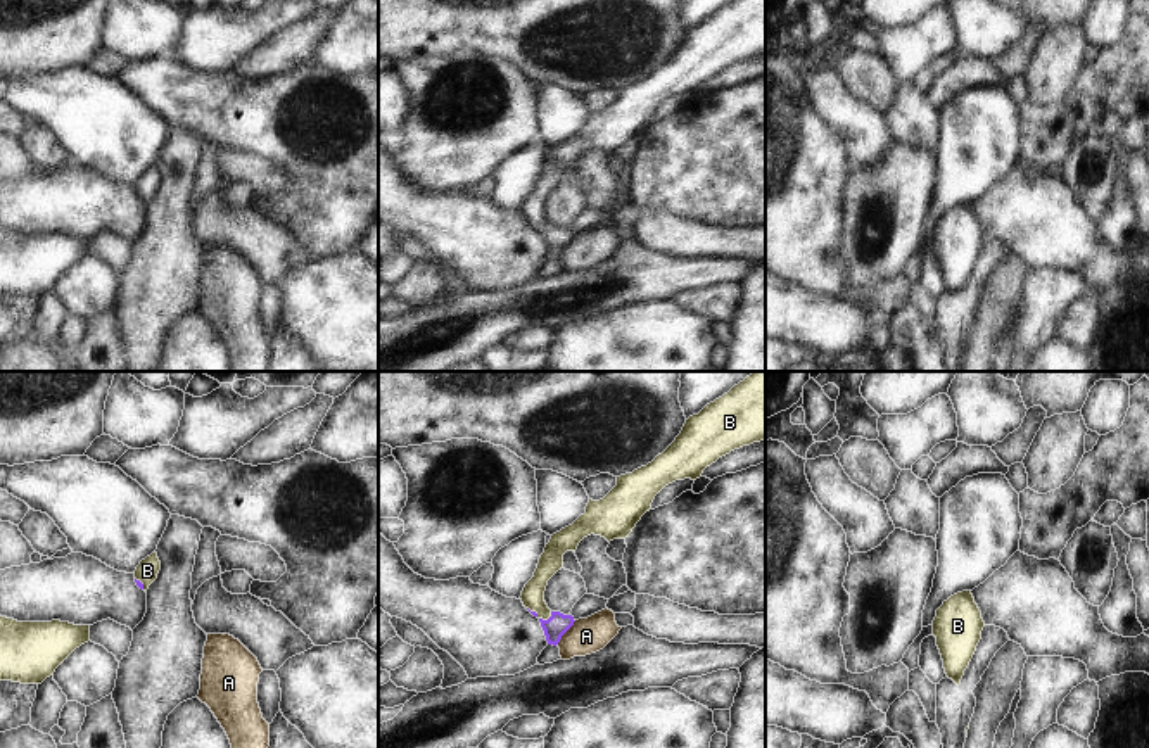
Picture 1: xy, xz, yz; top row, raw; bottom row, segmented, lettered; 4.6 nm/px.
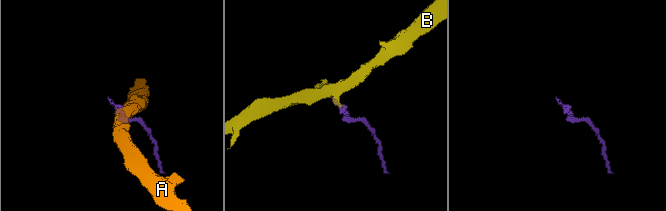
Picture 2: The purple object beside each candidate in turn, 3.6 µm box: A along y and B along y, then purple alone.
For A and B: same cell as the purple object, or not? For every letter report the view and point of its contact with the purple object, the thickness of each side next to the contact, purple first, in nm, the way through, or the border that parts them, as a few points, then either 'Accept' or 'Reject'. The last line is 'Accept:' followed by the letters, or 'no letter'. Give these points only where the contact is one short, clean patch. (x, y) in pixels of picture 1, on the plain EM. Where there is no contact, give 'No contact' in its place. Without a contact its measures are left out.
A: Touches purple at xz (565, 244). Thickness 100 nm (purple) against 170 nm. Reject
B: Touches purple at xz (539, 232). Thickness 100 nm (purple) against 110 nm. Path across: xz (557, 237), (539, 232), (539, 221), (533, 209). Accept
Accept: B

